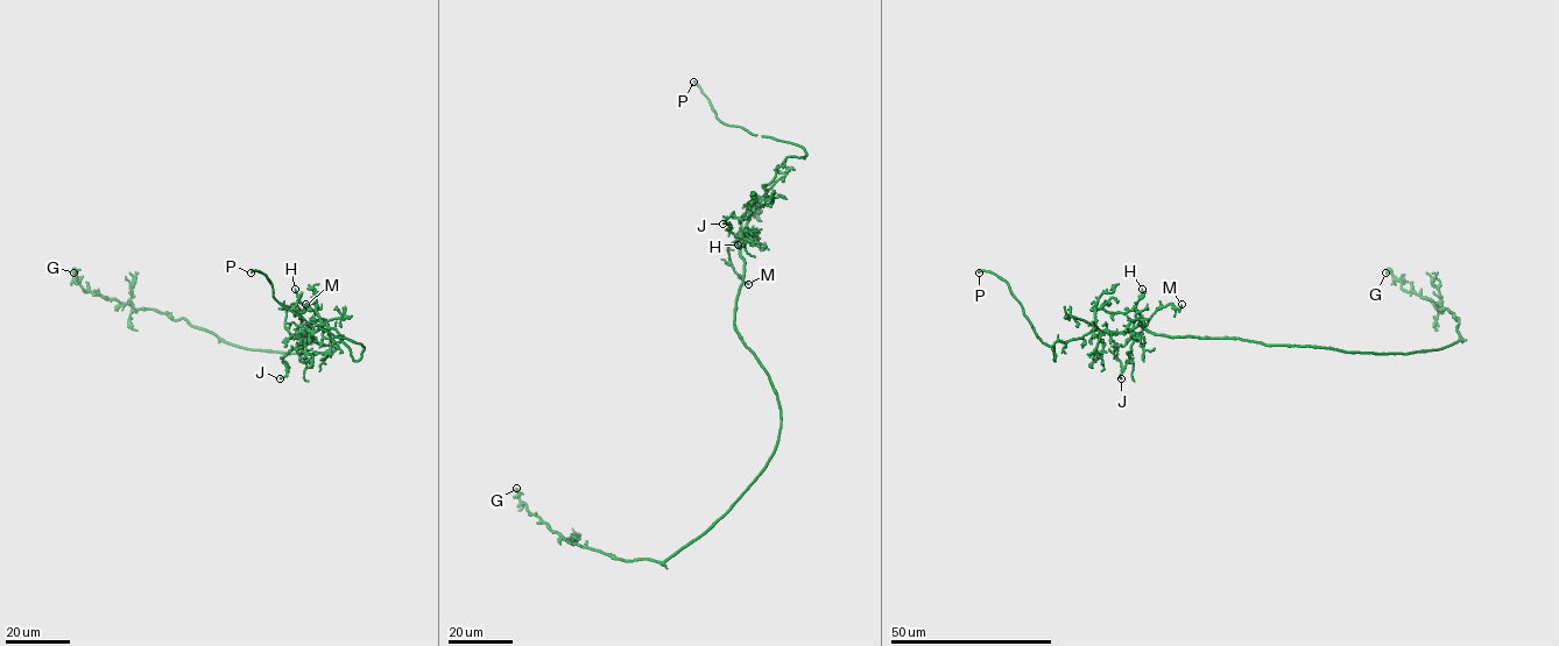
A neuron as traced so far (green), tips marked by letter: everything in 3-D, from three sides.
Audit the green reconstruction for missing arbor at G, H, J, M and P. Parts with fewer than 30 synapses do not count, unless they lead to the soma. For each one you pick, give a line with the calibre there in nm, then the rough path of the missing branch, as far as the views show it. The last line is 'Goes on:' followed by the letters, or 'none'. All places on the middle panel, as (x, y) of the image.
P: 240 nm
Goes on: P

